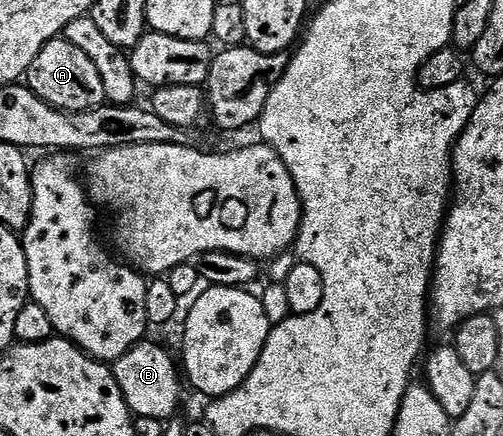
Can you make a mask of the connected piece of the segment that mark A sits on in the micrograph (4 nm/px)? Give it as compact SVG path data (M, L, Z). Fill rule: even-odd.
M57 37L37 52L37 60L33 60L25 75L26 85L38 98L59 110L85 112L104 105L107 102L107 84L101 80L101 72L97 72L93 60L89 60L89 56L85 56L74 41L67 39L66 42L65 39Z

